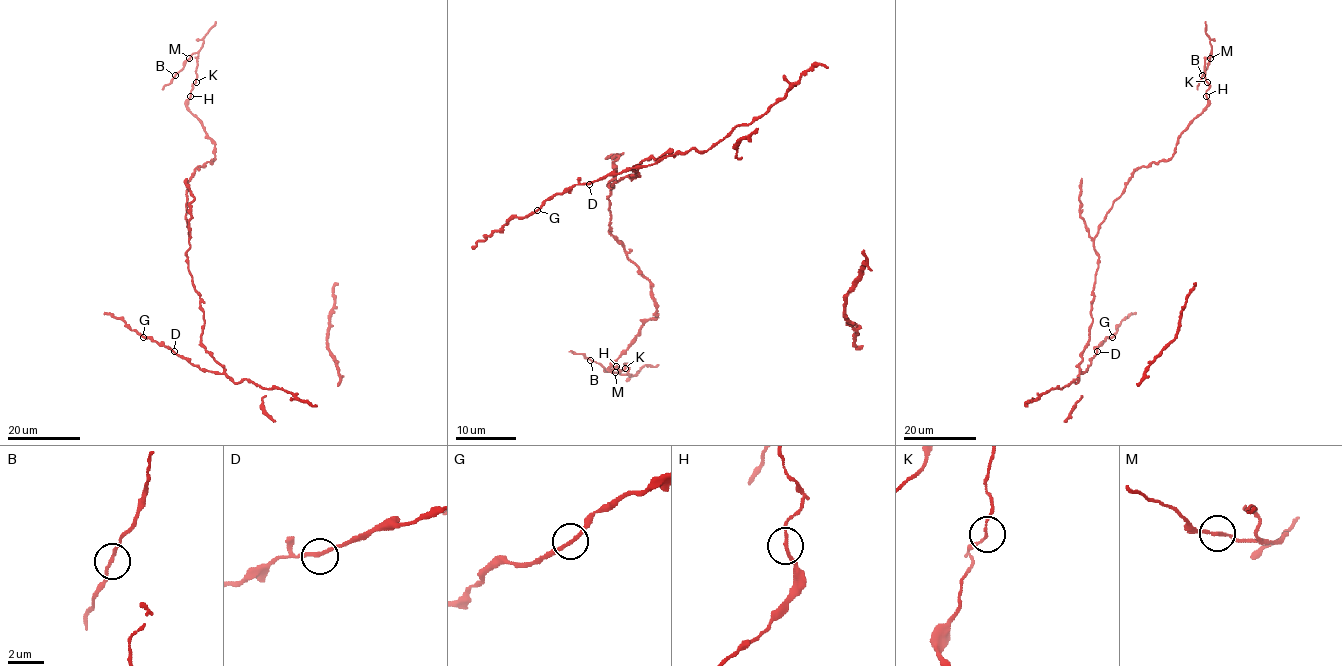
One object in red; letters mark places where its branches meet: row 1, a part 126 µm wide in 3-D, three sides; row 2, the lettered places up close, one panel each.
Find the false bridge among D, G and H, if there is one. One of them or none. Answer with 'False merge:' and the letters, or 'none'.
False merge: H

